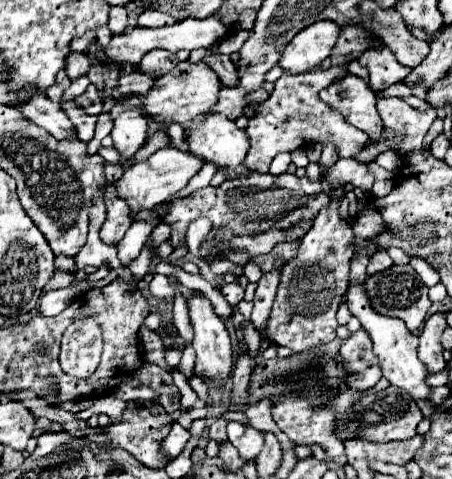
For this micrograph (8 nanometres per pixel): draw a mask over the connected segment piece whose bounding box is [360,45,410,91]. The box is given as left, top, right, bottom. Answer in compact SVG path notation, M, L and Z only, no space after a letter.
M386 45L382 49L368 49L360 57L360 65L370 71L370 87L374 91L382 91L394 83L400 83L410 73L408 67L396 61L394 53Z

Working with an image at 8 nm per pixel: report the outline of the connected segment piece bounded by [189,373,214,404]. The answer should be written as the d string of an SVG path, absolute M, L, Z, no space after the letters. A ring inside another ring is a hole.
M194 373L193 376L189 379L189 384L192 389L198 394L199 398L206 404L214 404L213 400L208 396L207 386L202 381L202 379L196 375L196 373Z

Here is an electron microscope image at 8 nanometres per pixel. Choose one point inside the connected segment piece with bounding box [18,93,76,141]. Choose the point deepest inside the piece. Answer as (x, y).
(42, 111)

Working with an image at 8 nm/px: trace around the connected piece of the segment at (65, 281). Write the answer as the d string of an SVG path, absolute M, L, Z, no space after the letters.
M56 269L56 271L54 271L54 275L52 275L52 279L46 283L44 291L64 289L64 287L72 285L72 281L74 281L74 273L68 273L68 271L60 271L60 269Z

